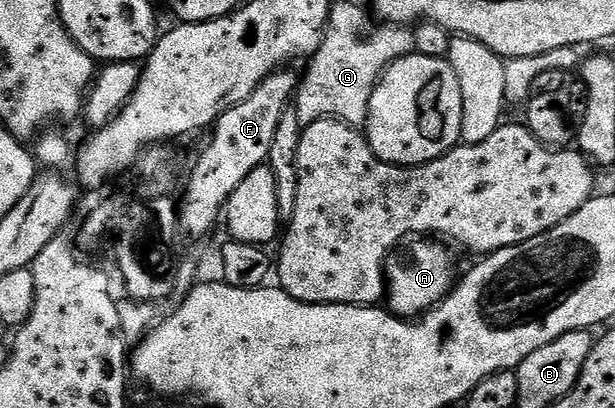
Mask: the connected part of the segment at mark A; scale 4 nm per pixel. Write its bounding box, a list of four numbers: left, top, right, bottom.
[385,238,457,318]

